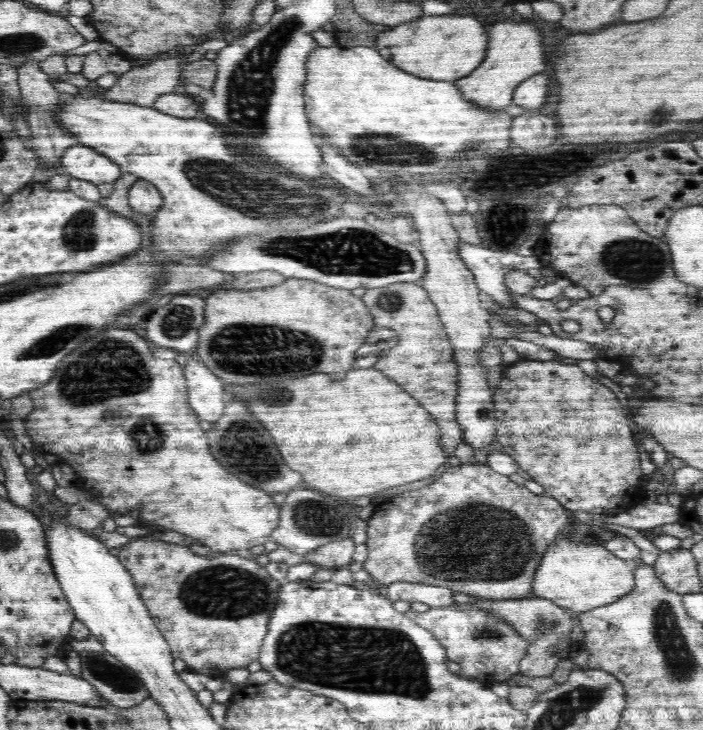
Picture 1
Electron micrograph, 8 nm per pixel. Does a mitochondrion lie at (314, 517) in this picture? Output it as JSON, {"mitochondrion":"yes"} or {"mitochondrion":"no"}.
{"mitochondrion":"yes"}

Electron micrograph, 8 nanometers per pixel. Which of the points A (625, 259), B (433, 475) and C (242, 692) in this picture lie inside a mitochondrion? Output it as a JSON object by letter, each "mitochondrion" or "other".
{"A":"mitochondrion","B":"other","C":"other"}

